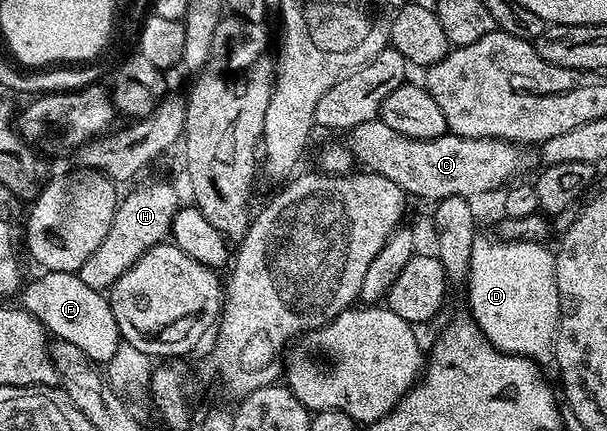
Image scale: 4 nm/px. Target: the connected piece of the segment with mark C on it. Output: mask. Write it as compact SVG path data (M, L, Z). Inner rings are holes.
M380 118L367 121L348 132L347 146L354 160L365 166L362 168L366 172L395 181L406 196L413 198L414 195L417 199L430 201L456 195L472 200L473 195L500 192L506 184L520 176L517 174L525 163L525 155L521 152L524 150L516 143L500 139L464 139L452 133L441 135L438 139L412 139L403 133L395 133L395 129L389 128Z

